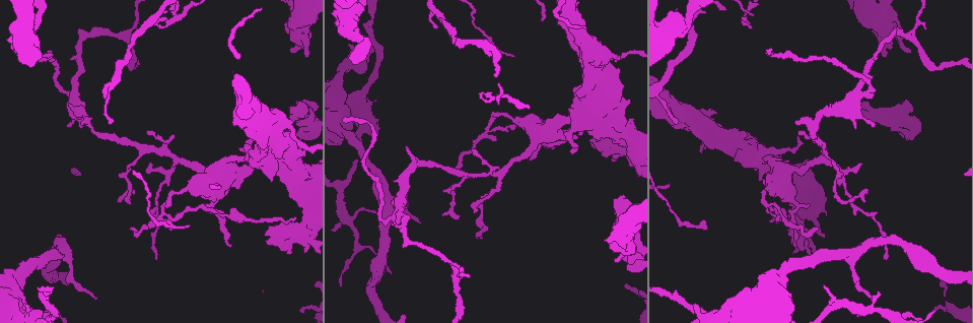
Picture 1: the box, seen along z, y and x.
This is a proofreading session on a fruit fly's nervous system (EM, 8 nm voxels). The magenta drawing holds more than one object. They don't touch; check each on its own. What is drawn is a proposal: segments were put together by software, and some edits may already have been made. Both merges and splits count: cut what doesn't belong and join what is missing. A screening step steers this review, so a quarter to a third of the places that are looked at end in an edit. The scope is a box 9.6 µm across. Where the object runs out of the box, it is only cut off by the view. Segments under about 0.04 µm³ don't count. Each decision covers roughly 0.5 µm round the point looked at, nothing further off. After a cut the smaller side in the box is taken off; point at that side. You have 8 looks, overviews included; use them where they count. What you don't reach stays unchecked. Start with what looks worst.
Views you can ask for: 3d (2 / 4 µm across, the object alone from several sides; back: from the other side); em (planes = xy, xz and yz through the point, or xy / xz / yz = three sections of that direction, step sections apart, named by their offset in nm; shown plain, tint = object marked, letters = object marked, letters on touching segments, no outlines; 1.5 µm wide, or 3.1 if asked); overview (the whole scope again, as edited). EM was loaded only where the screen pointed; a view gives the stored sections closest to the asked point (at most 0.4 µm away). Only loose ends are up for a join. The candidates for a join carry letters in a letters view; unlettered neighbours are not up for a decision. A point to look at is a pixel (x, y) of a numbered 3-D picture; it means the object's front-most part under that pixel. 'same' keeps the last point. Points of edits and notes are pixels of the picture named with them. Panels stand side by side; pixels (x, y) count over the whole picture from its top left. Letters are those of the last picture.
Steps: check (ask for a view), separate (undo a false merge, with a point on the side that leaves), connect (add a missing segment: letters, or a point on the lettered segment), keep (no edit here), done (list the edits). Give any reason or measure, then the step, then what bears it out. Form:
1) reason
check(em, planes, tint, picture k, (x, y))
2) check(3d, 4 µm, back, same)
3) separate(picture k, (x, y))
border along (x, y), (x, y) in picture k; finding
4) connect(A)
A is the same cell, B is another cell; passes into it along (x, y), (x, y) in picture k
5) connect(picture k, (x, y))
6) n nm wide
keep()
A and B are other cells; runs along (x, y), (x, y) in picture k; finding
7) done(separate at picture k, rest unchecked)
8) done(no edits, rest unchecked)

an open end
check(em, xy, step 4, tint, picture 1, (871, 124))

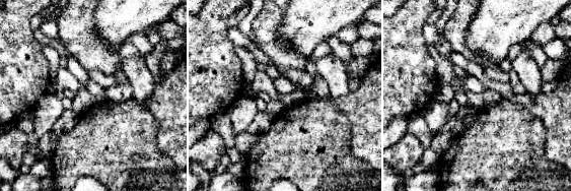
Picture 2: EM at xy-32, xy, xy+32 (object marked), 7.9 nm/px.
check(em, planes, letters, same)

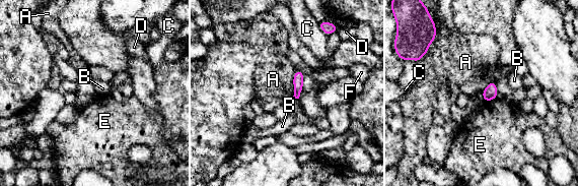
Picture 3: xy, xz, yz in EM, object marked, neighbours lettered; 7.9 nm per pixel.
A touches over 240 nm
keep()
A, B, C, D, E and F are other cells; border along (296, 70), (290, 100) in picture 3; no lettered segment goes on from it

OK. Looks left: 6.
thin end
check(3d, 4 µm, picture 1, (436, 26))

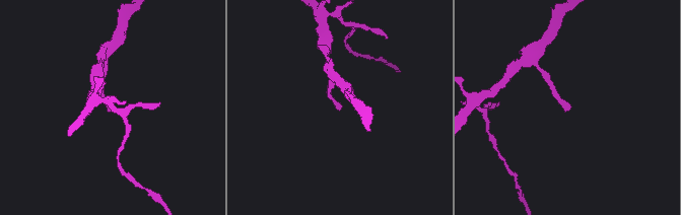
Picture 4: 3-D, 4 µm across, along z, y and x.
shape alone is not enough
check(em, planes, letters, picture 4, (341, 107))

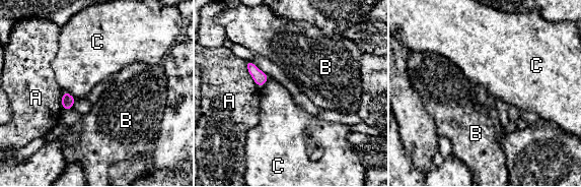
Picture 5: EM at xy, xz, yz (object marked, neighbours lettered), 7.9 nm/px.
keep()
A, B and C are other cells; no lettered segment goes on from it

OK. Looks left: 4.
end of a long branch
check(em, yz, step 4, letters, picture 1, (294, 218))

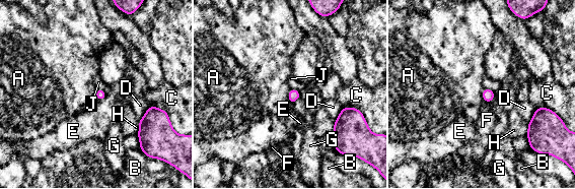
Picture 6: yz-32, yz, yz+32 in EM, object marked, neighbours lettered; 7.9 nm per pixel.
check(em, planes, letters, same)

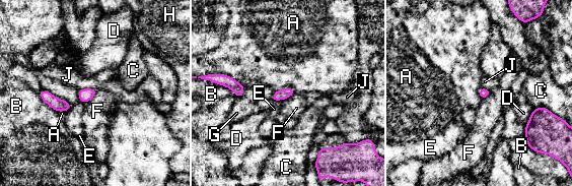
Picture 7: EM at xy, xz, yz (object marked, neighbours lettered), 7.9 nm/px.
80 nm wide
keep()
A, B, C, D, E, F, G, H and J are other cells; no lettered segment goes on from it

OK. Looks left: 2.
done(no edits, rest unchecked)

